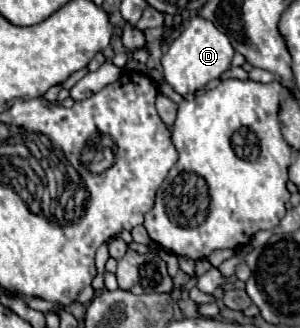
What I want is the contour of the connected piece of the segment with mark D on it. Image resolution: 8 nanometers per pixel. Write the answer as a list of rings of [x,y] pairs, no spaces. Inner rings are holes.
[[[193,17],[187,29],[171,43],[169,51],[163,55],[163,75],[165,81],[181,95],[203,89],[211,79],[221,77],[233,61],[233,45],[225,33],[221,33],[213,23],[201,17]]]

